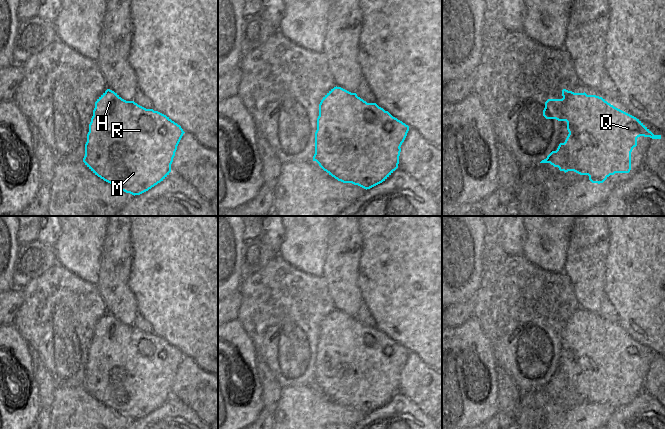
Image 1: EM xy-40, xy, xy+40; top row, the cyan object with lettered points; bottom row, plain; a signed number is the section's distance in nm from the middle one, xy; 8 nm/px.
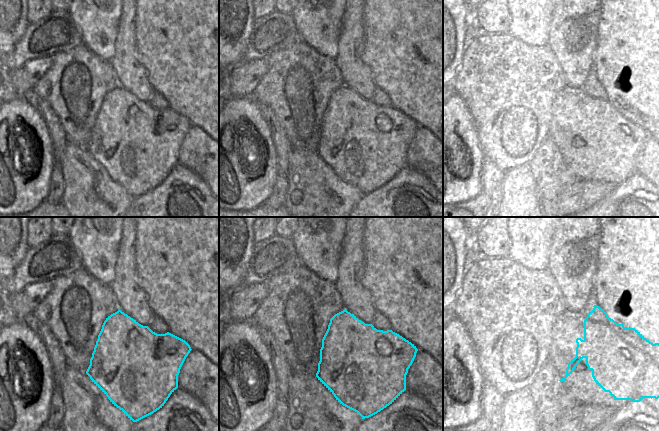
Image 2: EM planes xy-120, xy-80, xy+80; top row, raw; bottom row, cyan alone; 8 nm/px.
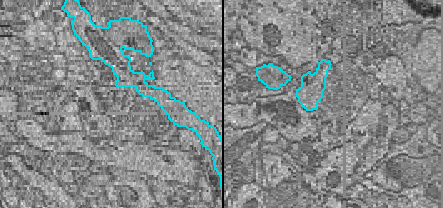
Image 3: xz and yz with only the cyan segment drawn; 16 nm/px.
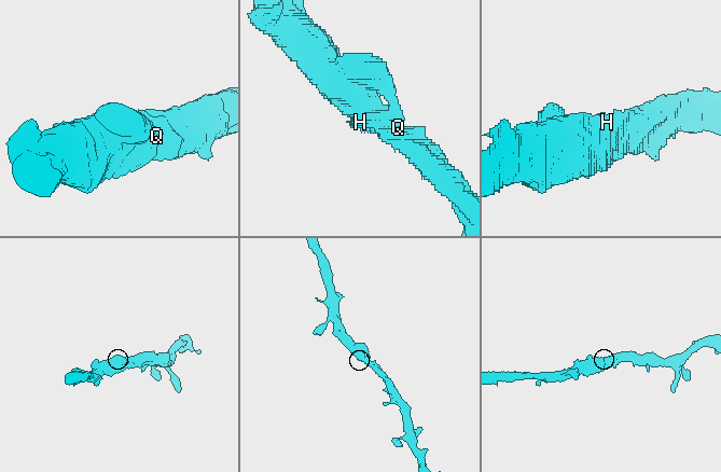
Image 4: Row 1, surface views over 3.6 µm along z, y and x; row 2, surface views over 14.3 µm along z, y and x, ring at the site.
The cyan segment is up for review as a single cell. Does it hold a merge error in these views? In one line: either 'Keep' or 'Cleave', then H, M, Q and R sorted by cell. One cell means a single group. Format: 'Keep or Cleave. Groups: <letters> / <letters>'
Keep. Groups: H M Q R.

